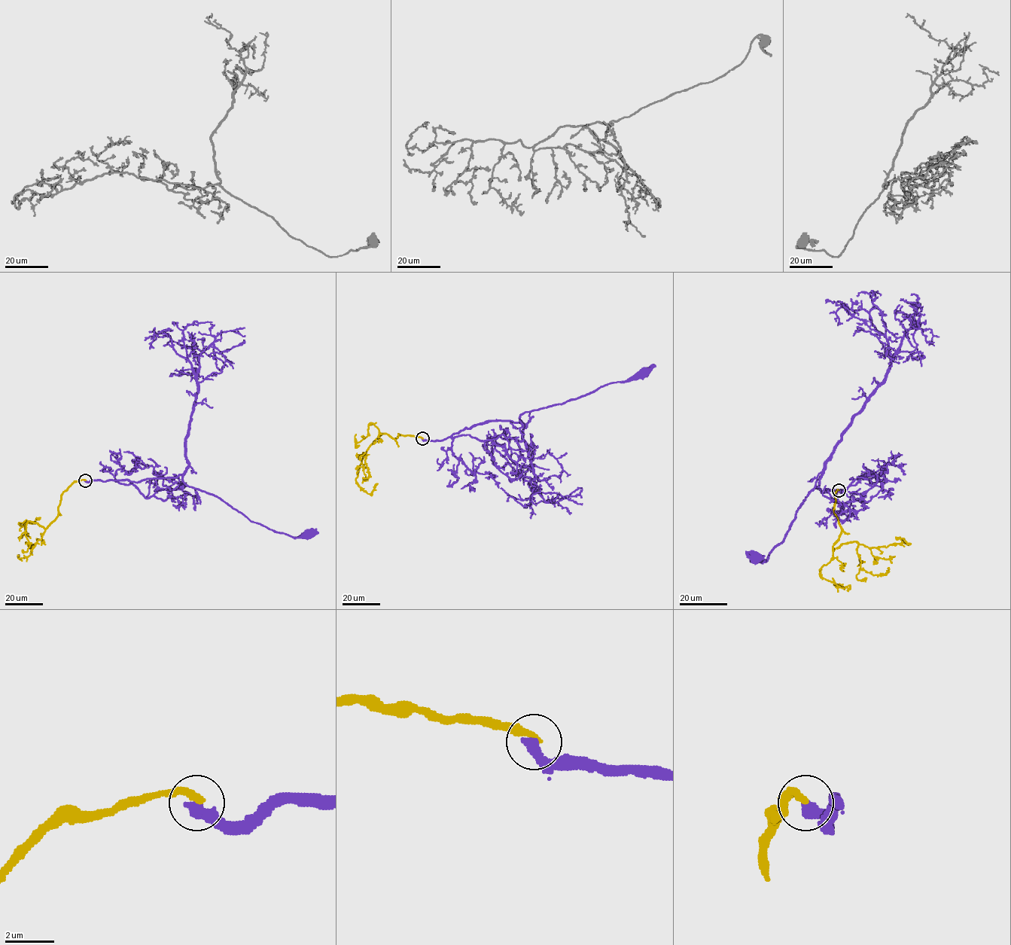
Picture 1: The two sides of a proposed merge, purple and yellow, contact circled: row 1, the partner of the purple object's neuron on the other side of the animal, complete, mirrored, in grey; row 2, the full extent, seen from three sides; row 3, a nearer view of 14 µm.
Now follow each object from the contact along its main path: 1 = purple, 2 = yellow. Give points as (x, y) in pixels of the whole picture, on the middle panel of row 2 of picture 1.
1: (422, 438), (443, 440), (491, 421), (522, 422), (520, 416), (524, 413), (562, 403), (647, 373)
2: (422, 438), (398, 434), (395, 440), (382, 434), (374, 441), (363, 455), (356, 481), (369, 494), (378, 483)

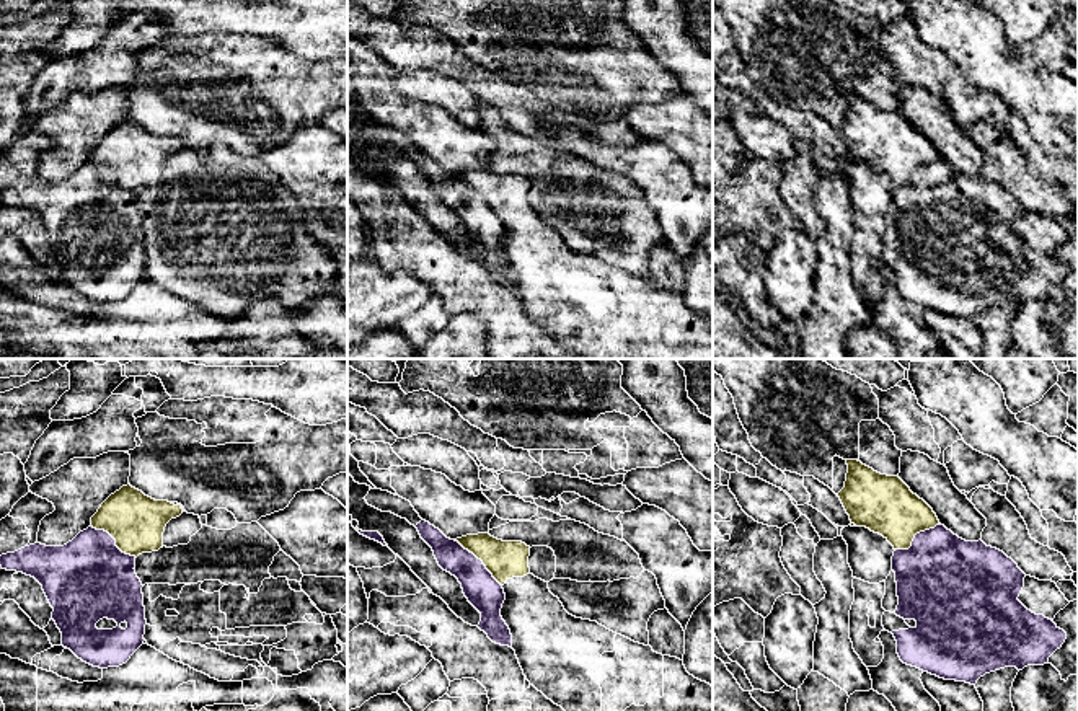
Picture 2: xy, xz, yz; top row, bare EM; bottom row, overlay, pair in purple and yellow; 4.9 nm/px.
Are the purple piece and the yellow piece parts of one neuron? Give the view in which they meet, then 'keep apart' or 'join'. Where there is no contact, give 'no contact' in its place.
xz | keep apart

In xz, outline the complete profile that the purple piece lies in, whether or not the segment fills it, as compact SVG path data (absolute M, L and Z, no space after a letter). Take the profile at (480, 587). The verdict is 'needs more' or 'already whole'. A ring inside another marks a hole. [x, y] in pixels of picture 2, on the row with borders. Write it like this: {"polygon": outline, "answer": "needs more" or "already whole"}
{"polygon": "M370 488L364 499L369 506L406 519L416 527L421 538L432 548L439 566L458 579L465 597L481 613L478 628L493 643L512 647L510 629L501 616L506 600L504 589L483 561L458 541L447 538L439 528L422 520L409 501L377 488Z", "answer": "needs more"}

